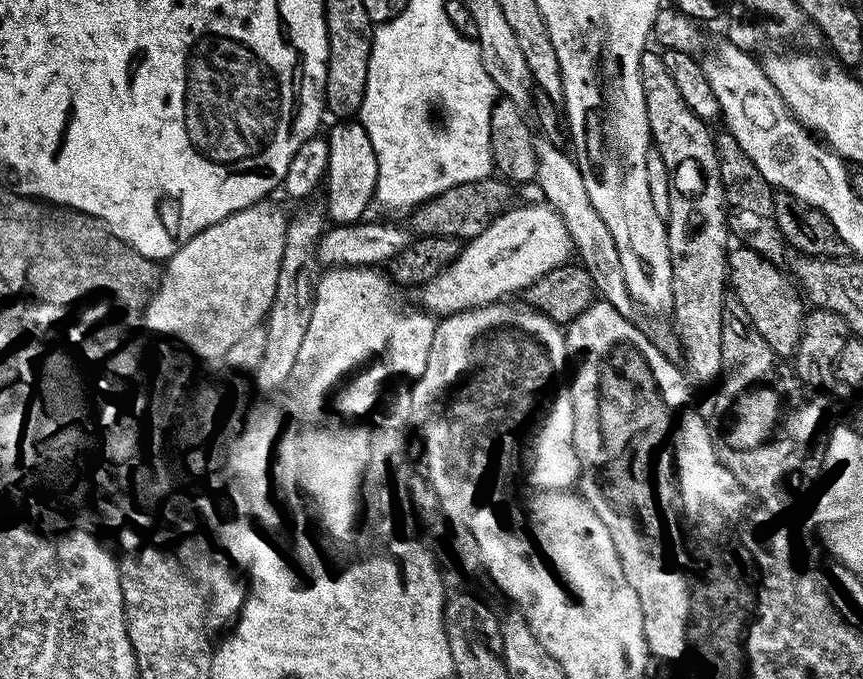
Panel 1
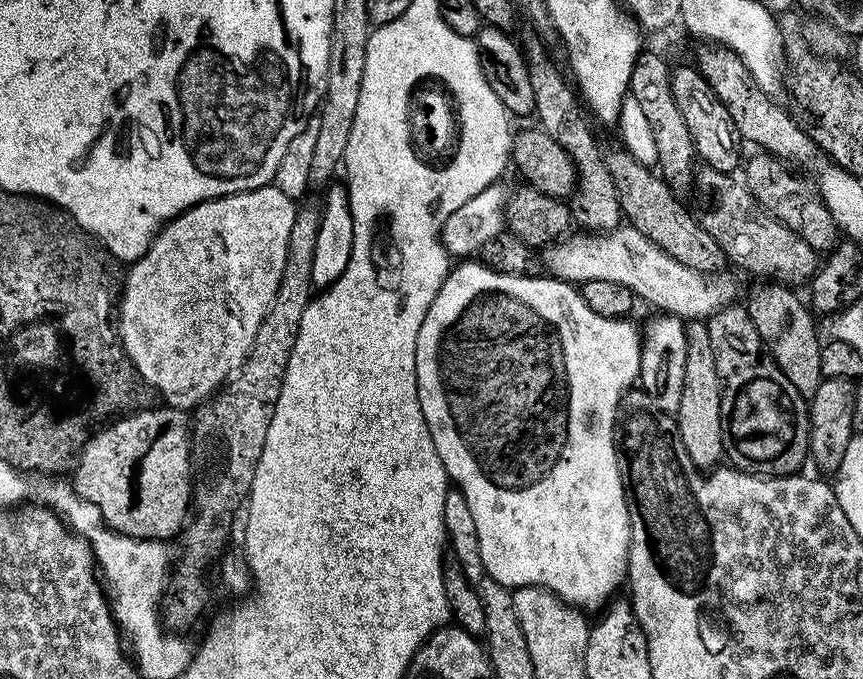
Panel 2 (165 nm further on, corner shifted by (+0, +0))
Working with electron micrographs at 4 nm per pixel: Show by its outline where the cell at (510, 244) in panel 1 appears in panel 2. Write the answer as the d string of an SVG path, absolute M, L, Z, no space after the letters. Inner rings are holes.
M617 226L603 234L593 234L588 230L581 233L581 236L569 235L549 245L546 254L543 253L545 269L555 279L571 284L583 284L586 281L618 282L631 290L635 297L640 299L641 296L644 301L658 308L657 311L683 320L709 319L735 301L733 299L738 286L729 270L722 270L715 273L713 278L707 278L705 273L689 263L666 254L637 228Z

